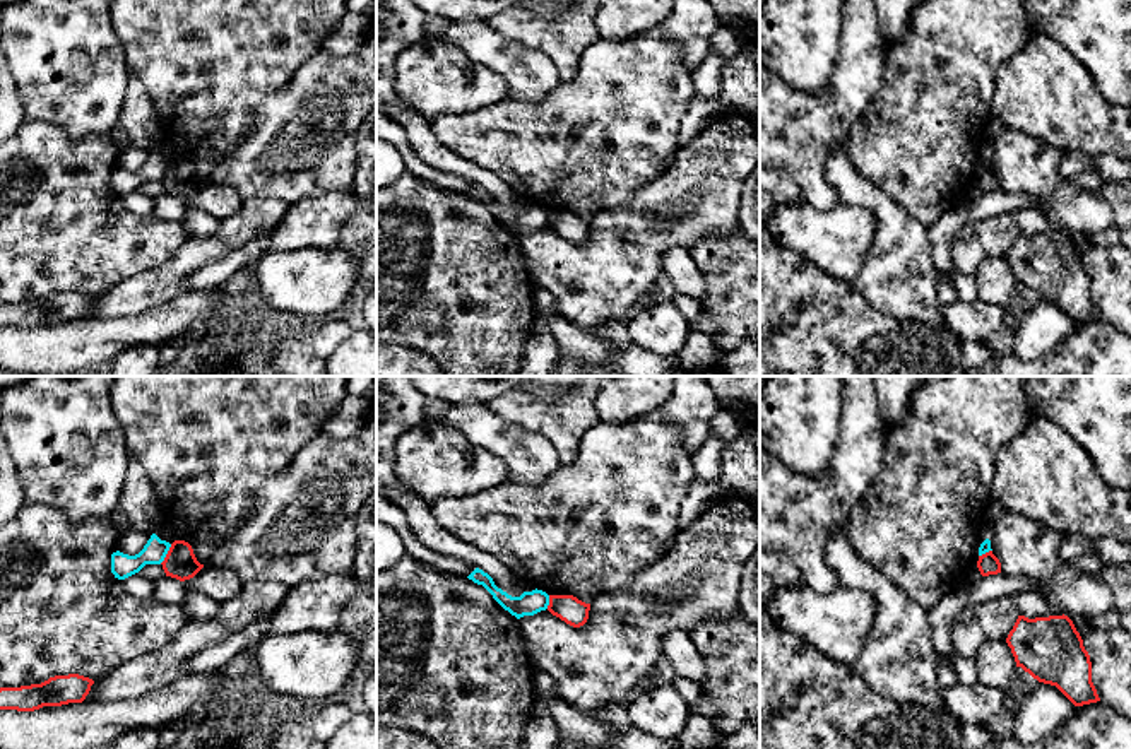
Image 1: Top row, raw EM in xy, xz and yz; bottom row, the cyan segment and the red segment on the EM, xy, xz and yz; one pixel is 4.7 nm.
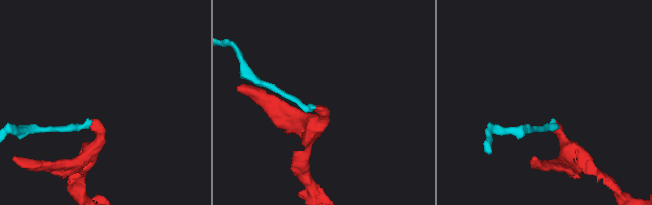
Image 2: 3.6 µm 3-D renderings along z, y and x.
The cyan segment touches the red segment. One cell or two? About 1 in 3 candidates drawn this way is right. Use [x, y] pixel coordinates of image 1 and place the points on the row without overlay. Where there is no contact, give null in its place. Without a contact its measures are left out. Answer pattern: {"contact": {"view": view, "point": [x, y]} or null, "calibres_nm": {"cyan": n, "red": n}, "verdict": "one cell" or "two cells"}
{"contact": {"view": "xy", "point": [166, 170]}, "calibres_nm": {"cyan": 110, "red": 150}, "verdict": "two cells"}

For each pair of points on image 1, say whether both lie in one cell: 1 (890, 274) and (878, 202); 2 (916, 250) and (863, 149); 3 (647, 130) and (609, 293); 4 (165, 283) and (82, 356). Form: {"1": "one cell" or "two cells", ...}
{"1": "one cell", "2": "two cells", "3": "two cells", "4": "two cells"}

